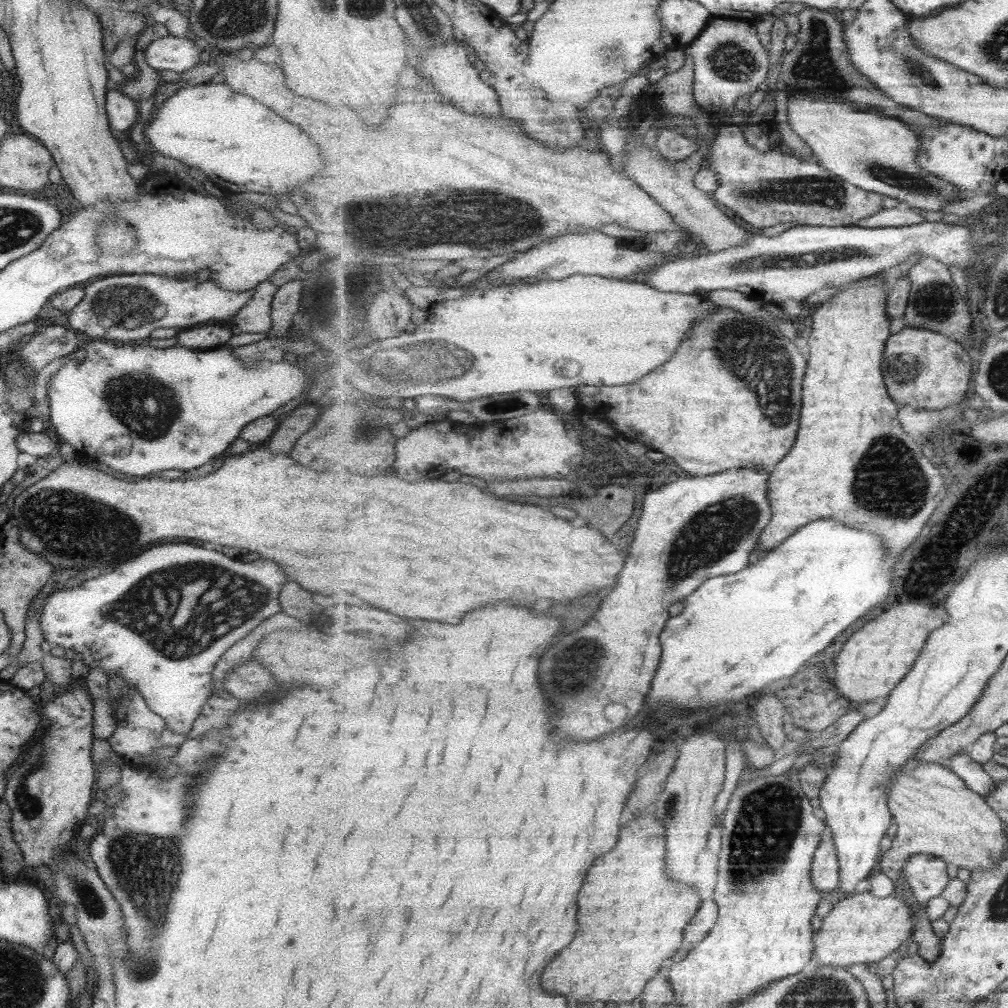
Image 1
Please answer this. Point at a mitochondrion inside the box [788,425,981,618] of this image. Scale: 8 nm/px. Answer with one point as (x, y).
(888, 481)

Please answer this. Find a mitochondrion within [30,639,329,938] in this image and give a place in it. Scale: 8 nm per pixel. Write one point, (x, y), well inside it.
(98, 904)

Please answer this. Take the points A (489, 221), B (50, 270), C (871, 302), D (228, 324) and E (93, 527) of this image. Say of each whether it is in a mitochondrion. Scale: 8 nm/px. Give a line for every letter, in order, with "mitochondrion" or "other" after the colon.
A: mitochondrion
B: other
C: other
D: other
E: mitochondrion

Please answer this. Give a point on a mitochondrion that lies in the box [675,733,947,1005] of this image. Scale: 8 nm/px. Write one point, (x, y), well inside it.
(769, 815)

